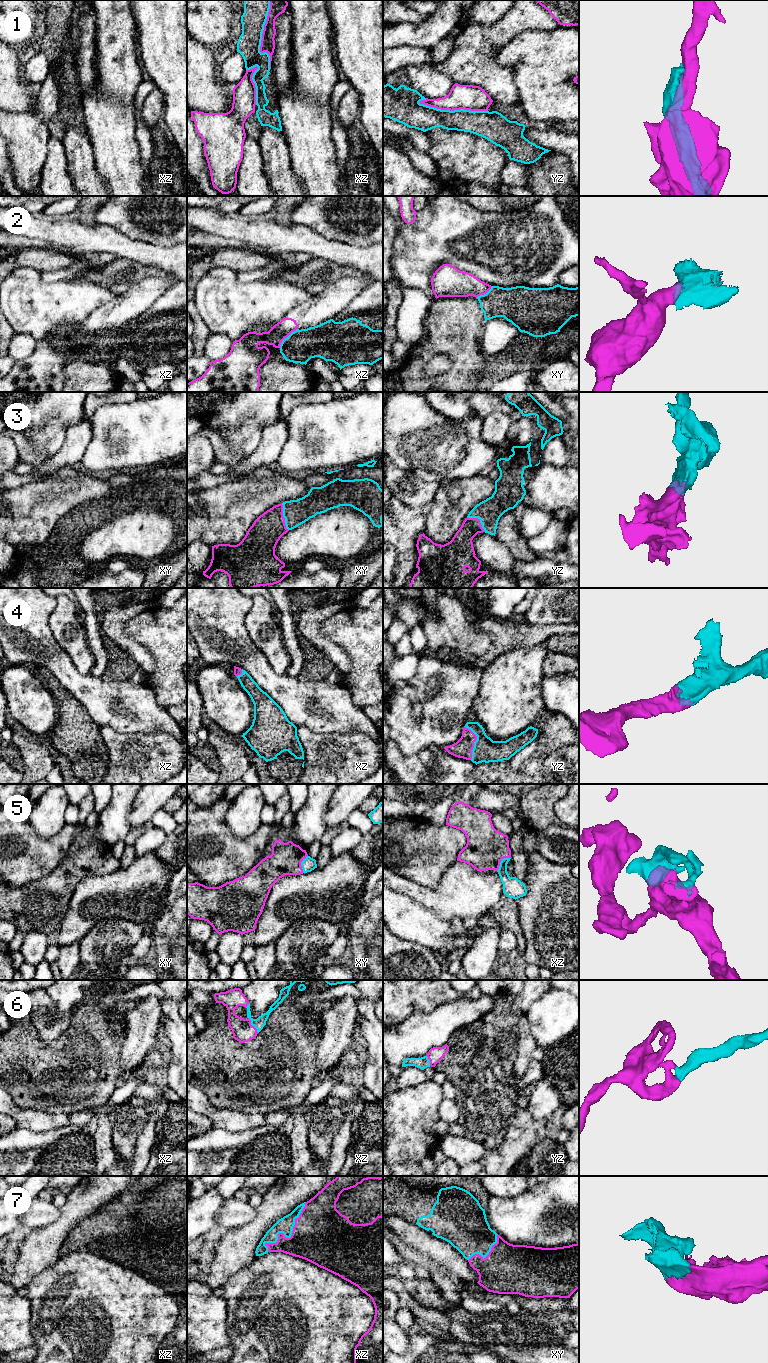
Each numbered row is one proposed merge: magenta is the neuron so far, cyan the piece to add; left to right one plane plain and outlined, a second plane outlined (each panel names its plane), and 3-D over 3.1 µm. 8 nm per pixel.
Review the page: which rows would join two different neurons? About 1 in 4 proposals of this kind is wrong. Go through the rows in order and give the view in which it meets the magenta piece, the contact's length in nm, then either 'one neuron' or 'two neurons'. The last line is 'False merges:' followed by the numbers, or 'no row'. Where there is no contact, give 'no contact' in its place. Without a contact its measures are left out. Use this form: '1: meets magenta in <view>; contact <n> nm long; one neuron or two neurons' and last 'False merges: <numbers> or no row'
1: meets magenta in yz; contact 550 nm long; two neurons
2: meets magenta in xz; contact 220 nm long; two neurons
3: meets magenta in xy; contact 240 nm long; one neuron
4: meets magenta in yz; contact 300 nm long; one neuron
5: meets magenta in xz; contact 160 nm long; one neuron
6: meets magenta in xz; contact 150 nm long; one neuron
7: meets magenta in xz; contact 500 nm long; one neuron
False merges: 1, 2

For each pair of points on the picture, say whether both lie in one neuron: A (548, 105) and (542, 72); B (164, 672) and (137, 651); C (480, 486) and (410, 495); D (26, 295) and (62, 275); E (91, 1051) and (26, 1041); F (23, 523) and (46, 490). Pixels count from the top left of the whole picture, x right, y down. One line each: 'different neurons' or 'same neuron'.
A: same neuron
B: different neurons
C: different neurons
D: different neurons
E: same neuron
F: same neuron

